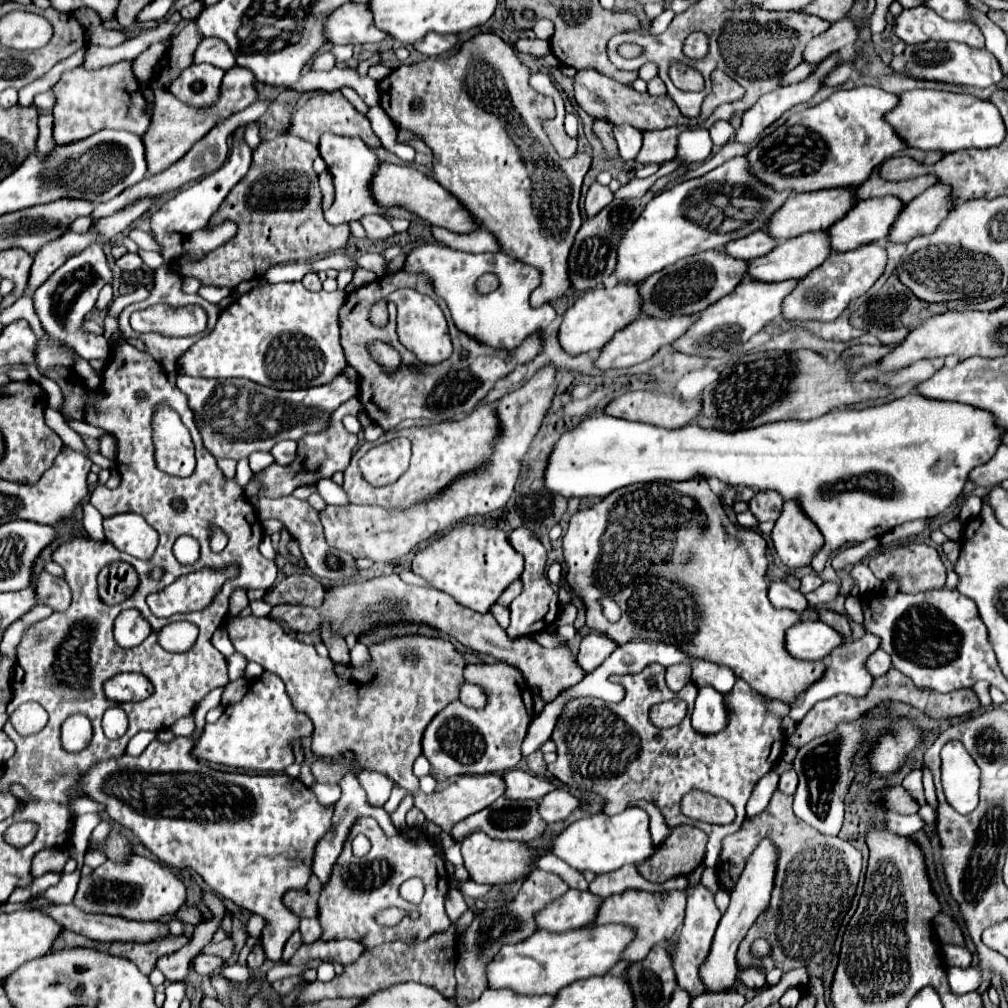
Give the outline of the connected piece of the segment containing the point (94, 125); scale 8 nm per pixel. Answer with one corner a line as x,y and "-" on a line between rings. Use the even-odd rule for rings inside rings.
119,62
113,66
105,66
99,70
85,70
81,66
65,72
61,80
55,84
53,92
57,96
57,104
53,108
55,118
55,142
71,144
103,128
129,130
133,134
143,136
149,128
149,114
145,114
145,98
139,90
127,92
125,88
139,88
137,80
131,72
131,62

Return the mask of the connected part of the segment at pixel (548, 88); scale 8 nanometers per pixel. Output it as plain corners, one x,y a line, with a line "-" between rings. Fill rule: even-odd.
539,71
535,72
529,80
531,88
545,94
545,96
551,96
553,102
555,102
555,108
557,108
557,118
555,118
555,126
563,126
563,116
565,116
565,106
563,106
563,98
561,98
561,92
557,90
557,86
551,82
549,74

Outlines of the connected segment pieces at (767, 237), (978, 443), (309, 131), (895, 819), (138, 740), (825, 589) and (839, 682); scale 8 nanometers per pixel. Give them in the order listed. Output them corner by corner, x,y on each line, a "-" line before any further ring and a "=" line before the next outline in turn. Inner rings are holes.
757,230
745,238
739,238
739,240
733,240
725,246
725,250
731,254
731,256
737,256
737,258
743,258
743,260
751,260
751,258
759,258
759,256
765,256
767,252
771,252
775,246
779,244
777,238
773,238
767,230
=
911,392
893,402
863,410
837,410
815,420
773,422
735,432
707,430
697,424
687,424
683,428
659,428
603,414
583,420
579,428
561,436
549,456
545,486
565,498
605,498
617,488
639,482
685,482
693,478
717,478
727,486
749,486
757,492
775,490
783,496
783,500
795,500
805,516
821,530
825,540
822,552
817,553
811,562
812,568
820,574
833,552
845,546
861,544
873,536
883,536
899,524
919,518
933,518
949,508
961,494
967,474
975,466
993,458
1001,446
1003,434
1005,428
995,422
991,412
961,402
933,400
919,392
=
335,90
335,92
313,92
307,98
307,102
303,102
303,106
299,106
297,112
293,114
293,128
291,128
291,132
301,136
303,140
313,142
313,144
319,142
319,136
323,132
333,132
333,134
339,134
339,136
341,134
343,136
357,136
357,138
365,140
365,144
369,148
381,146
379,138
371,130
371,122
367,120
367,116
357,112
339,90
=
887,812
885,816
885,826
899,836
911,836
915,832
919,832
925,826
925,820
919,814
911,814
911,816
901,816
895,812
=
141,731
128,743
126,753
139,756
145,748
157,737
157,732
=
825,582
821,588
805,594
805,598
807,598
807,604
809,606
821,606
821,604
827,604
827,602
835,600
837,598
837,592
839,592
839,586
837,584
=
865,632
865,636
859,640
859,642
851,642
851,644
843,644
841,648
837,648
837,652
831,652
829,658
825,658
825,664
827,664
827,672
825,676
819,680
819,684
811,686
807,690
807,694
803,696
803,704
791,708
789,712
789,718
793,718
795,722
799,722
819,700
825,700
825,698
831,698
836,694
849,694
849,696
855,696
855,698
861,698
869,692
869,688
873,686
873,676
869,674
865,662
867,658
877,650
877,636
869,636
869,632

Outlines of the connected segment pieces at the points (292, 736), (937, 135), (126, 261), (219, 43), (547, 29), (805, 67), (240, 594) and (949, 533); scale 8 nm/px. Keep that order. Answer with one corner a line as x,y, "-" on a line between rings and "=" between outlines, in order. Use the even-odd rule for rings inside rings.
265,670
255,682
249,684
249,690
239,704
227,706
215,724
205,724
205,732
199,738
193,756
197,760
203,758
235,768
283,772
295,762
293,740
307,738
311,734
311,718
293,706
279,676
=
911,90
901,94
901,106
887,114
887,120
897,128
897,134
913,148
957,152
963,148
991,148
1005,138
1005,124
999,110
971,94
953,94
939,90
=
128,252
123,255
121,258
116,260
117,266
121,268
121,270
143,270
149,278
153,278
153,270
151,268
147,268
145,264
143,264
143,260
141,260
141,256
137,253
=
205,38
199,44
193,62
207,62
207,64
213,64
217,68
231,70
235,66
235,56
233,56
233,52
231,52
231,48
227,46
225,40
221,40
221,38
=
537,19
533,27
533,31
538,39
548,40
554,33
554,25
548,19
=
799,64
795,70
791,70
787,76
785,76
785,84
793,84
793,82
803,82
807,80
807,76
811,76
815,72
819,64
=
241,588
241,590
235,590
235,592
231,594
229,602
231,602
231,606
229,606
229,612
231,612
231,614
239,614
239,612
241,612
245,606
249,606
247,590
245,590
245,588
=
959,518
947,520
947,522
941,524
941,532
943,532
947,538
959,542
959,540
961,540
961,532
963,532
963,522
961,522

